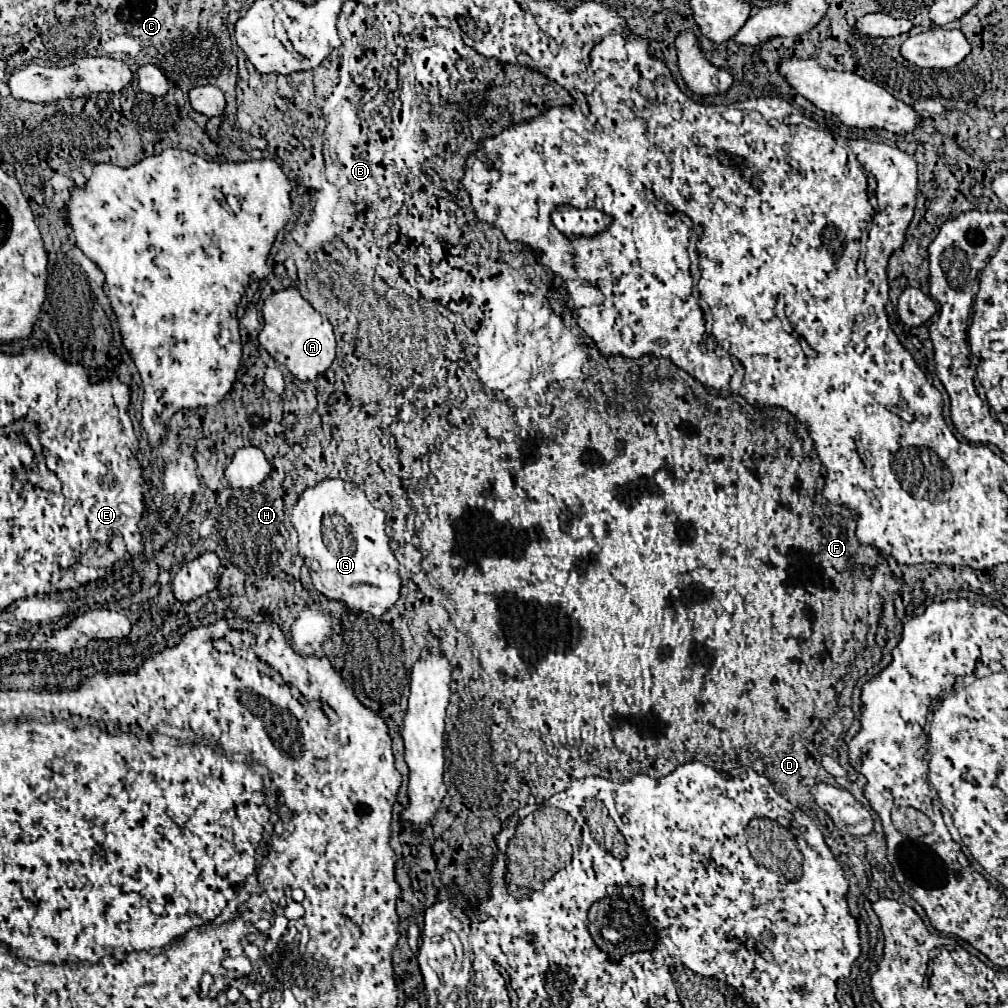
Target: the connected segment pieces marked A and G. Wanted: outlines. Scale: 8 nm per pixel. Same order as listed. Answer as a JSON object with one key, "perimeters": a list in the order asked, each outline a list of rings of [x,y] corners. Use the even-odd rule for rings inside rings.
{"perimeters":[[[[286,288],[270,294],[264,300],[262,316],[264,328],[258,336],[260,344],[278,364],[284,364],[298,380],[314,380],[332,364],[336,352],[336,338],[332,326],[310,306],[310,302],[298,292],[298,288]]],[[[342,478],[320,480],[298,496],[290,510],[290,520],[298,532],[298,542],[320,542],[298,546],[318,592],[374,616],[382,616],[394,606],[402,584],[398,578],[398,560],[384,532],[386,514],[368,502],[360,486]]]]}

